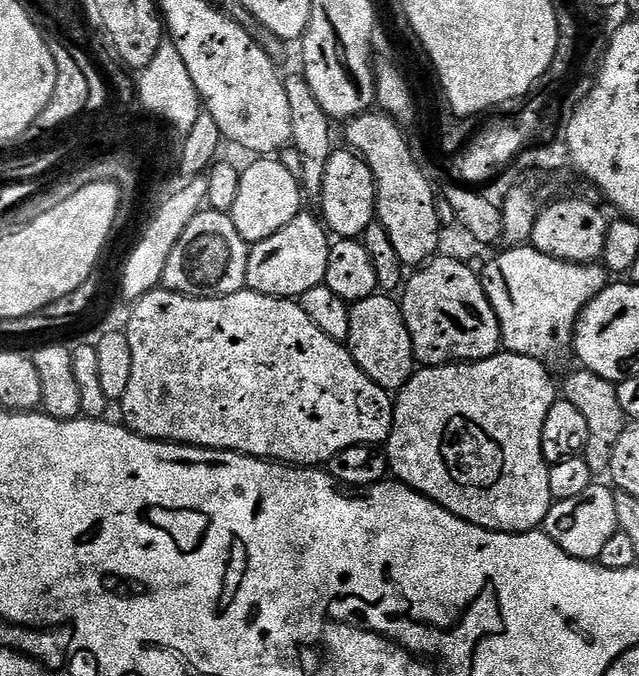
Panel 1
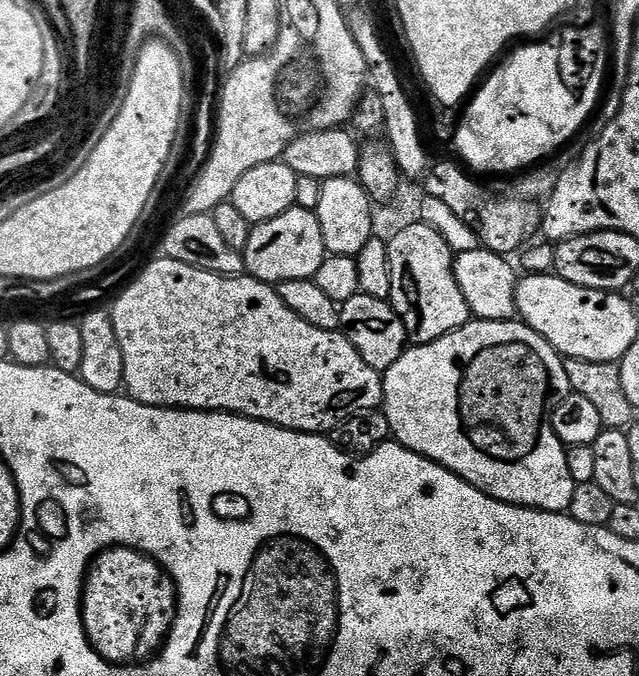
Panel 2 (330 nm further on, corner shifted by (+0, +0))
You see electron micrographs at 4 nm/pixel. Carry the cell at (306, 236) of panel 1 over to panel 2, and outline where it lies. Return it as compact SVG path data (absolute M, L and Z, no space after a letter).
M293 206L286 210L286 214L278 214L278 218L270 222L255 225L250 234L250 242L246 242L246 250L242 255L247 275L263 284L275 286L291 280L313 279L326 255L322 226L315 211Z

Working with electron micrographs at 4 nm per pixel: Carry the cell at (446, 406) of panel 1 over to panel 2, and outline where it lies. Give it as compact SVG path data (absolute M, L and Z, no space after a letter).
M473 318L466 326L454 330L434 342L409 346L405 348L402 358L398 358L398 362L394 362L394 366L390 366L382 374L384 382L382 407L390 422L390 430L395 443L458 474L458 478L470 482L472 486L482 490L482 494L486 494L498 502L513 504L519 508L534 508L538 512L567 513L577 484L574 482L574 478L570 478L570 469L566 466L568 448L552 429L552 409L572 391L570 378L566 378L564 361L565 357L561 356L554 346L550 346L550 342L546 342L546 338L542 338L529 324L516 318L511 320L477 320Z

